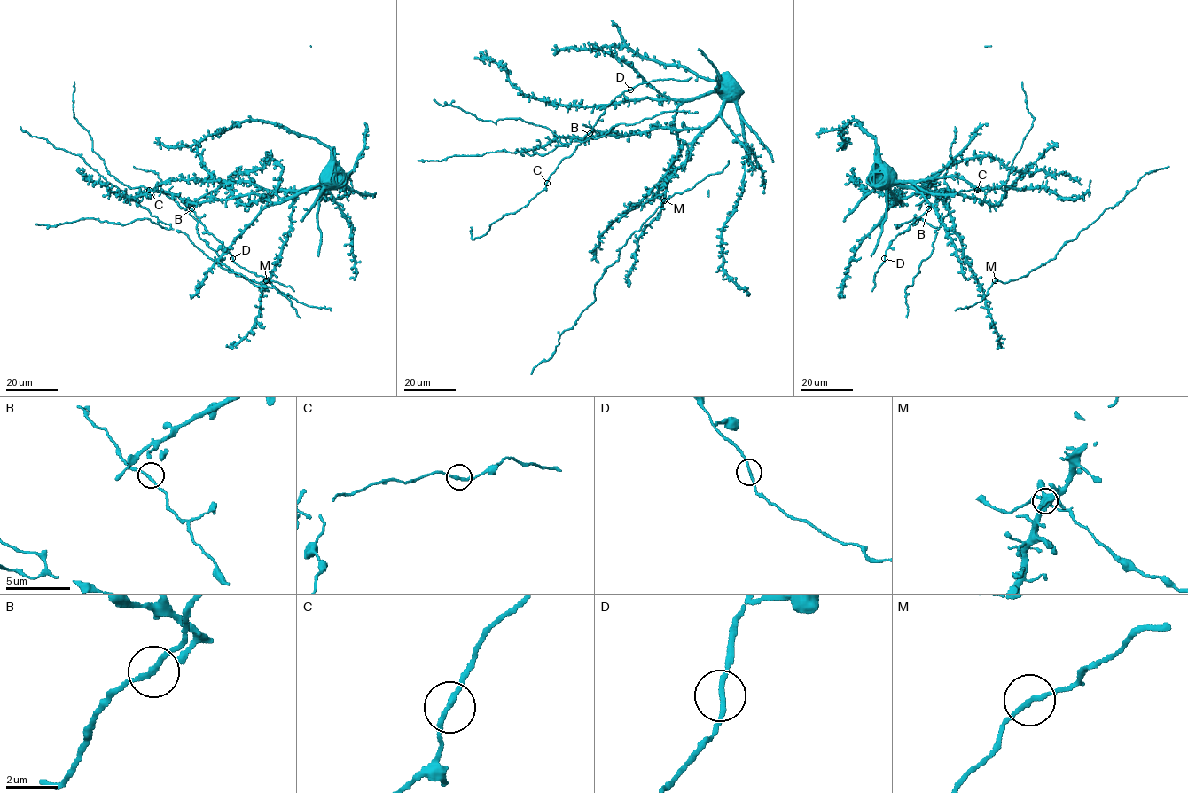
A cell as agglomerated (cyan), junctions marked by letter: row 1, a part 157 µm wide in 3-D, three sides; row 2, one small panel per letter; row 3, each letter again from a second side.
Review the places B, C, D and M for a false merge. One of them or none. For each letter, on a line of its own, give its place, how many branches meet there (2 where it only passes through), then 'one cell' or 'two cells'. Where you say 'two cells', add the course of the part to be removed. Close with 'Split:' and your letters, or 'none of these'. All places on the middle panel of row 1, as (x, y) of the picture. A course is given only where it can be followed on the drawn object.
B: (590, 133) | 2 | one cell
C: (547, 183) | 2 | one cell
D: (630, 90) | 2 | one cell
M: (664, 200) | 2 | one cell
Split: none of these

